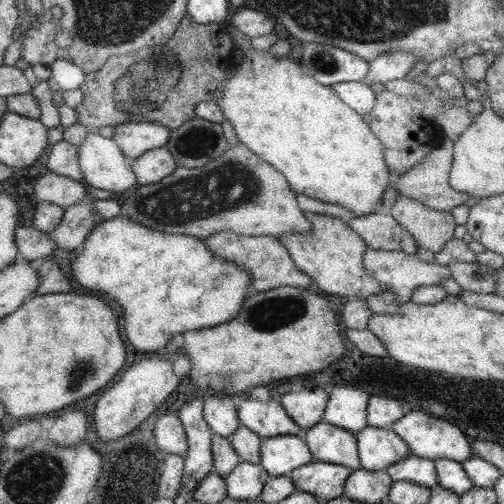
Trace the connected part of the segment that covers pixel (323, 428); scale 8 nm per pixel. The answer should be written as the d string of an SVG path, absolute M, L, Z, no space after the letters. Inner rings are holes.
M319 421L305 430L304 441L314 460L360 468L355 434L343 428Z

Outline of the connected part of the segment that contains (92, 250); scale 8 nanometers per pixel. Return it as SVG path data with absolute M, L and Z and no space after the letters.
M121 215L104 220L100 226L93 228L83 240L83 248L77 251L69 267L71 275L79 286L99 294L107 292L107 296L113 298L119 308L123 308L121 316L123 316L125 336L131 342L131 346L143 352L163 349L163 344L169 342L175 334L206 329L235 318L245 296L249 294L250 279L247 269L237 267L235 263L229 260L223 261L221 257L213 255L205 247L203 239L185 234L167 233L165 230L153 230Z

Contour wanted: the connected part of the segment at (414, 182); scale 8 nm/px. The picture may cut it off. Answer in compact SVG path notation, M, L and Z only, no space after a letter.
M443 138L443 141L420 164L413 166L413 168L399 176L394 176L393 179L395 179L397 191L400 193L399 196L407 196L432 208L432 210L443 212L450 212L453 207L471 201L467 194L462 194L449 185L449 172L453 163L452 144L452 140Z

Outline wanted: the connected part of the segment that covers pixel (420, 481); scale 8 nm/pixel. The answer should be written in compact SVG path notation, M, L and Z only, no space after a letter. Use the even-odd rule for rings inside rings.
M408 454L385 469L392 482L409 481L424 487L437 484L434 461Z

